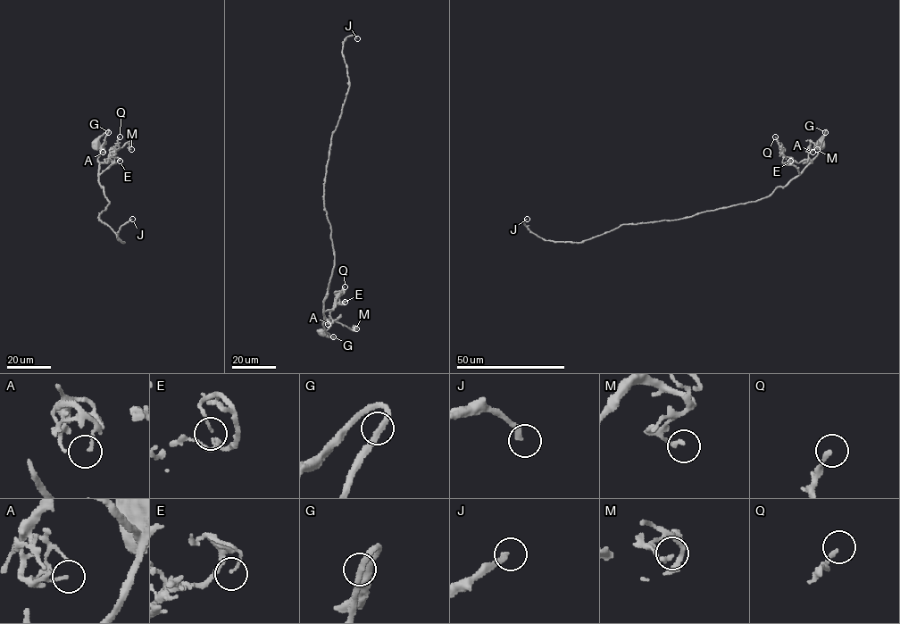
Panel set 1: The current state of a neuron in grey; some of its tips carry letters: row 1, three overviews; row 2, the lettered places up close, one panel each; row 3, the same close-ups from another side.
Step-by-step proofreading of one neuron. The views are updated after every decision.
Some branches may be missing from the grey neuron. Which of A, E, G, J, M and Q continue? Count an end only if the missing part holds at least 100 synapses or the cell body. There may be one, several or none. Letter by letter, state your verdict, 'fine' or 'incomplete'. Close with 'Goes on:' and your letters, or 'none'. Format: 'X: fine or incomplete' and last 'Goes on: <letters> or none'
A: fine
E: fine
G: fine
J: incomplete
M: fine
Q: fine
Goes on: J

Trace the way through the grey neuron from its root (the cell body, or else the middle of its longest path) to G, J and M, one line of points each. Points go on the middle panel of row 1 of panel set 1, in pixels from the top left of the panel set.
G: (321, 334), (326, 332), (333, 336)
J: (321, 334), (324, 300), (334, 267), (324, 207), (326, 165), (349, 87), (343, 42), (347, 36), (357, 38)
M: (321, 334), (325, 331), (322, 324), (334, 320), (351, 329), (356, 328)

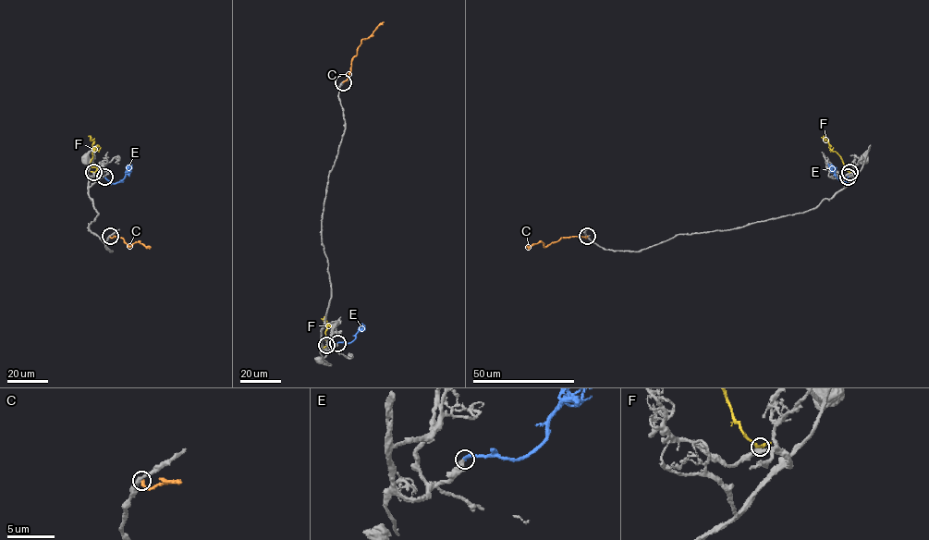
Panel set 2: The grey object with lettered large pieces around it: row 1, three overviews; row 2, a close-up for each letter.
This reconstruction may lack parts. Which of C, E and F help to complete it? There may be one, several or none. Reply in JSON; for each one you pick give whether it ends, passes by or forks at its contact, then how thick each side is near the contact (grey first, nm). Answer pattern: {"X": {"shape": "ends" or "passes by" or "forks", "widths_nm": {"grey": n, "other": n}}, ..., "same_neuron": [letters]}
{"E": {"shape": "ends", "widths_nm": {"grey": 320, "other": 280}}, "same_neuron": ["E"]}

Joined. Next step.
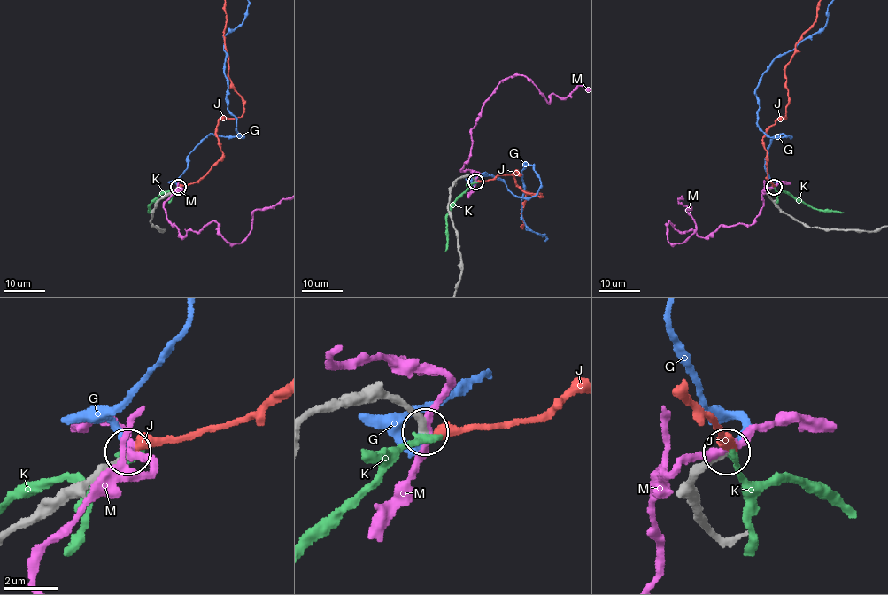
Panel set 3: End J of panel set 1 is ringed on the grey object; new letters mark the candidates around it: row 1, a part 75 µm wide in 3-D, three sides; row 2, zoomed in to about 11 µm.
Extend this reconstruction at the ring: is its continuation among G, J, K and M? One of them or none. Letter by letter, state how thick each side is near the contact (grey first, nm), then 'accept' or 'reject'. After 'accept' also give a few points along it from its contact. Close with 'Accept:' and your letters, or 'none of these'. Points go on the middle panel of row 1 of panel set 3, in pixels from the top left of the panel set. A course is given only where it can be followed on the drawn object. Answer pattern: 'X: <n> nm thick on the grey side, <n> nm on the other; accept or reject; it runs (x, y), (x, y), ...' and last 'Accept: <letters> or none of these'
G: 240 nm thick on the grey side, 240 nm on the other; accept
J: 240 nm thick on the grey side, 440 nm on the other; reject
K: 240 nm thick on the grey side, 360 nm on the other; reject
M: 280 nm thick on the grey side, 280 nm on the other; reject
Accept: G

